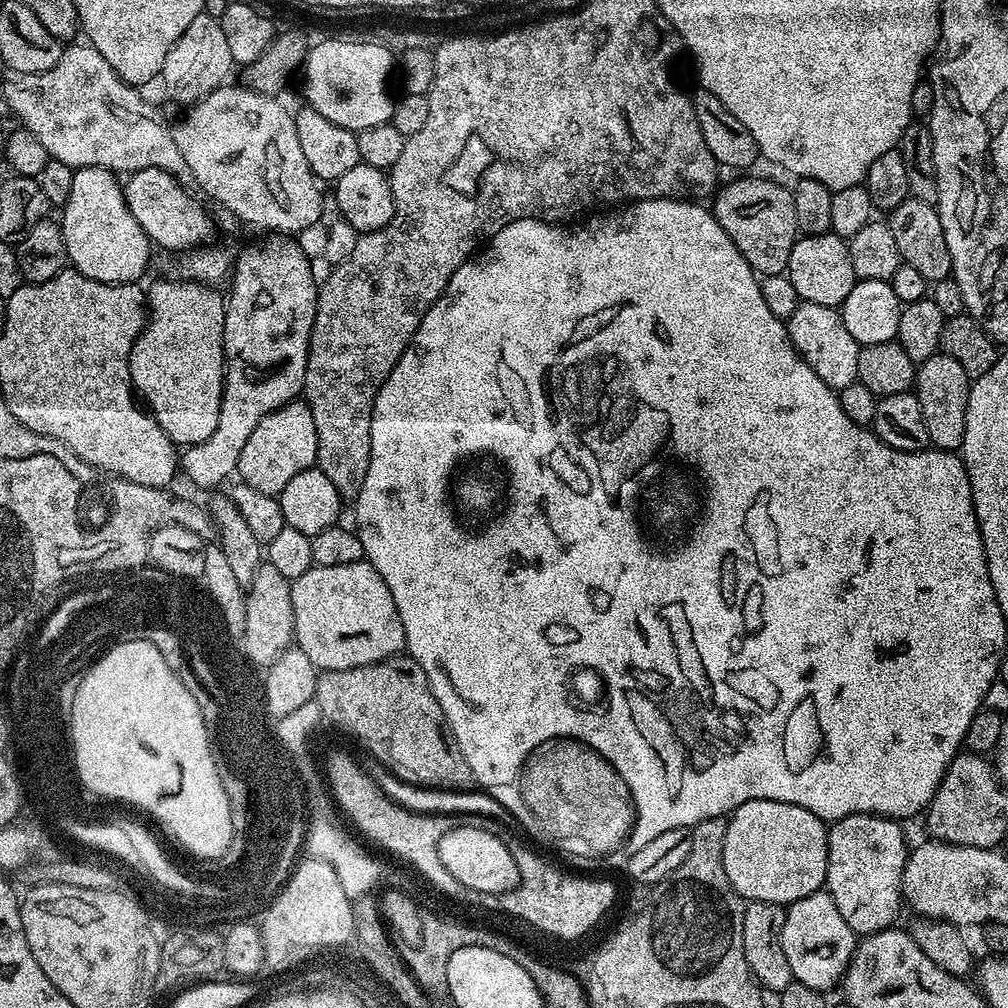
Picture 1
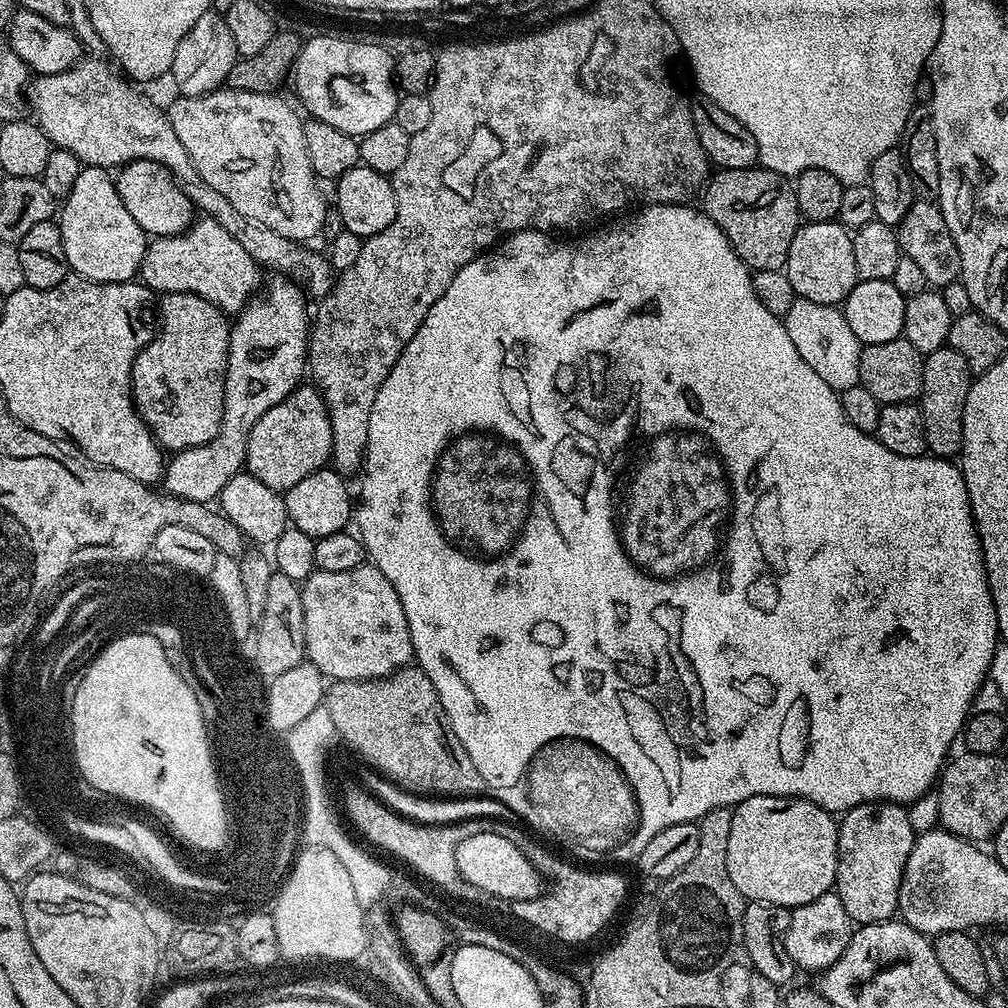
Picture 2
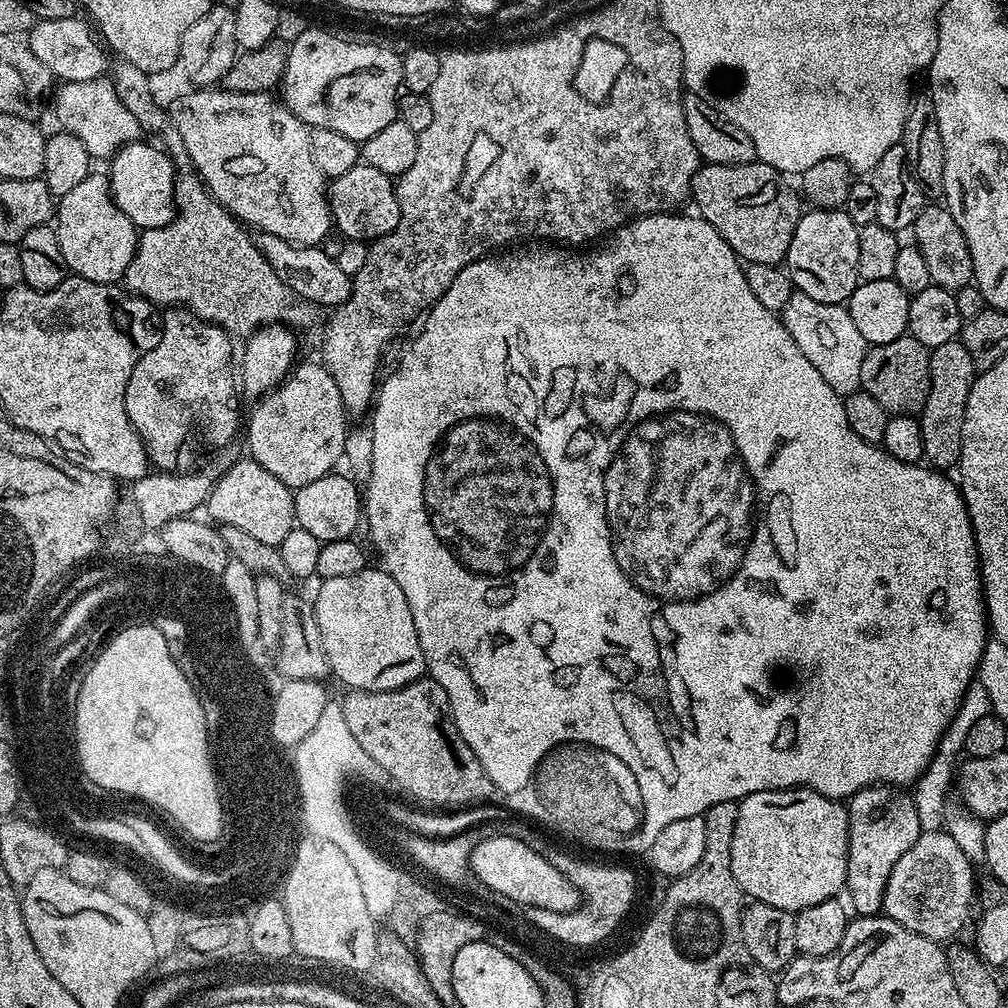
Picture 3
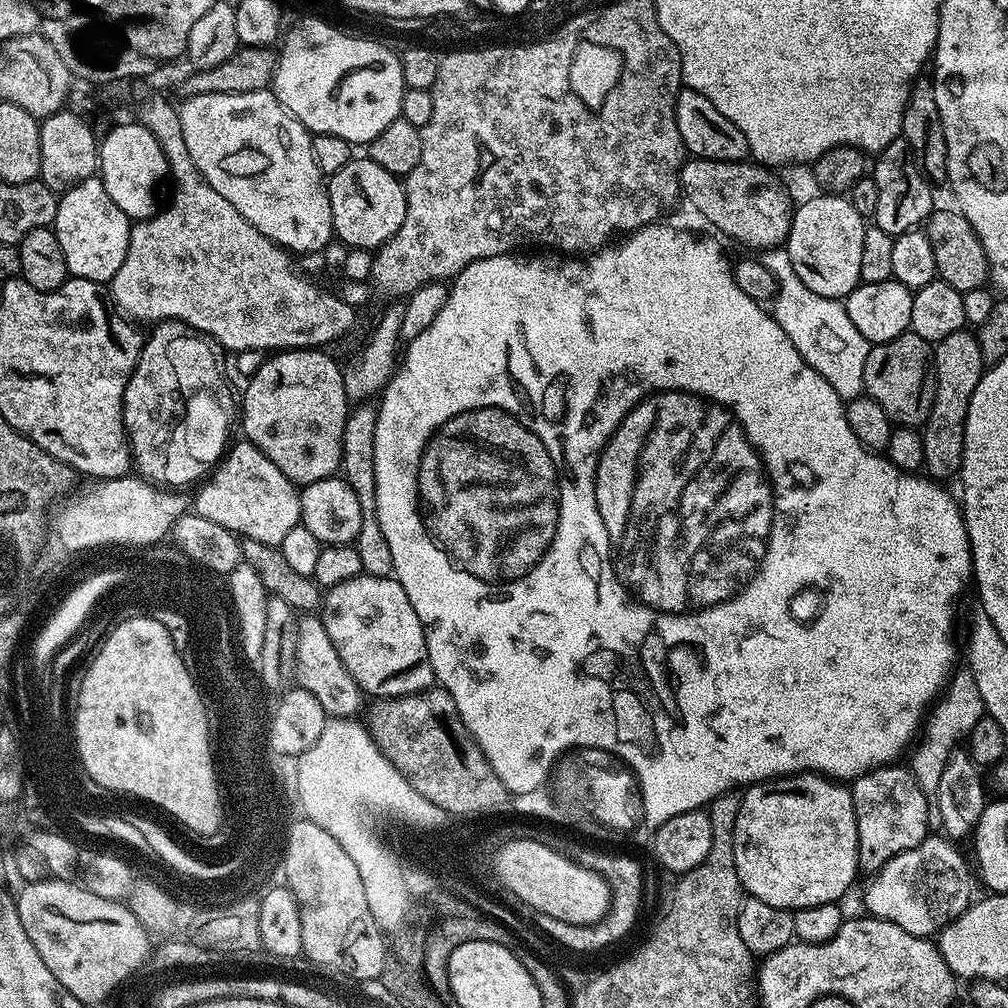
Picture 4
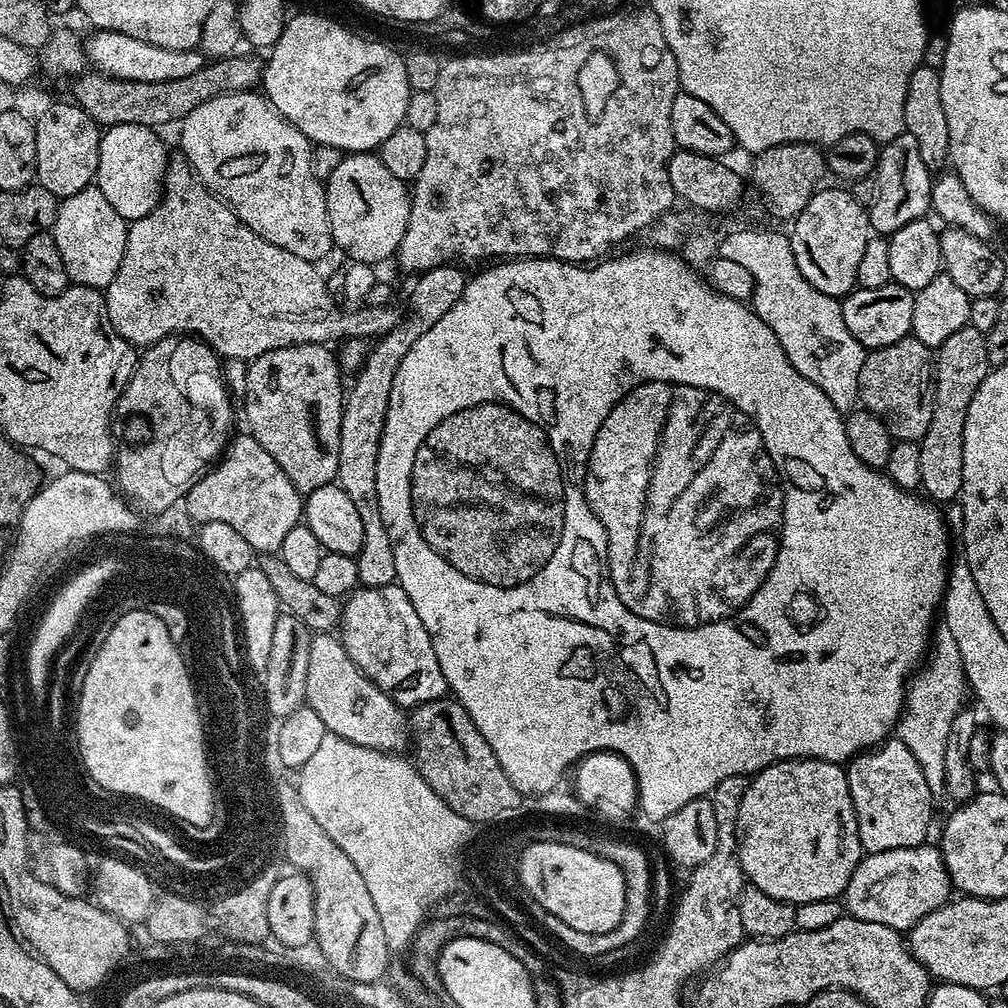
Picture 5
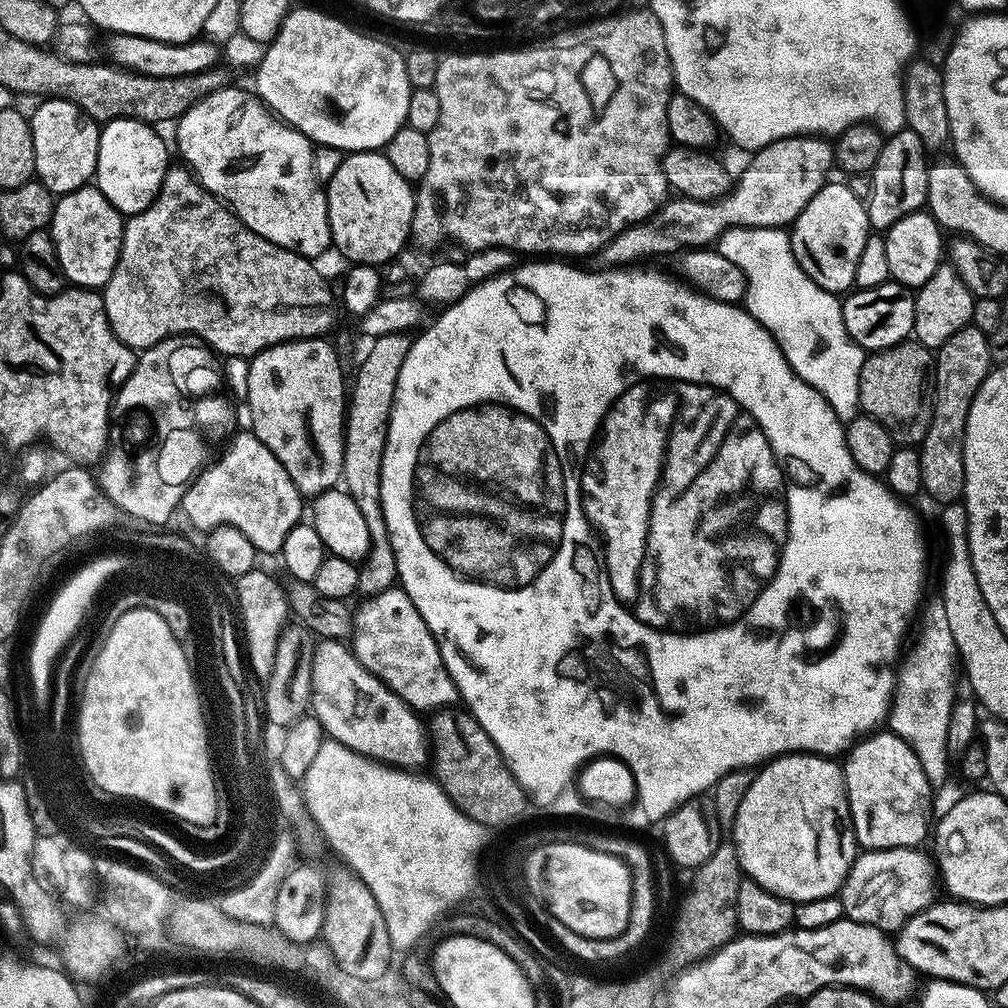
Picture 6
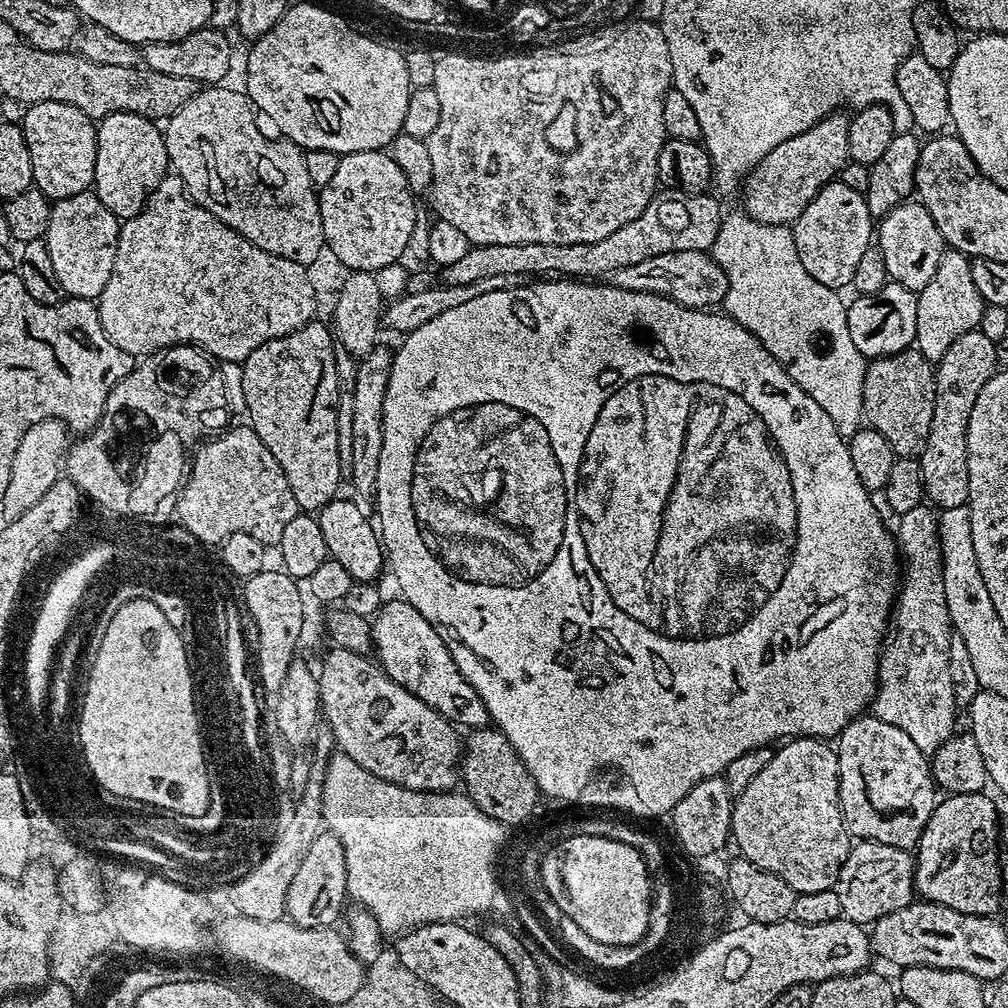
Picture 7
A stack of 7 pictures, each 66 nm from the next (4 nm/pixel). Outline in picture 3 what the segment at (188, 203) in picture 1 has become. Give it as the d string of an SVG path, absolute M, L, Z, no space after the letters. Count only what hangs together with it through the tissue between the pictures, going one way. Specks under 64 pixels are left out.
M139 139L121 146L111 157L112 169L106 172L118 210L122 210L122 214L126 214L126 218L130 218L130 222L140 230L166 226L176 217L176 168L163 147L144 143Z

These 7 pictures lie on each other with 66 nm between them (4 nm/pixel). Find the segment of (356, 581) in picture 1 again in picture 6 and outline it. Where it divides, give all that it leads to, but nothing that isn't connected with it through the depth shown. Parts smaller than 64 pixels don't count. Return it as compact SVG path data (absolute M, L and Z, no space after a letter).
M393 586L382 594L367 597L363 603L360 612L358 608L355 613L354 637L350 642L358 662L417 713L451 709L455 705L452 703L460 700L460 691L442 662L436 640L426 622L422 622L422 614L418 614L403 588Z

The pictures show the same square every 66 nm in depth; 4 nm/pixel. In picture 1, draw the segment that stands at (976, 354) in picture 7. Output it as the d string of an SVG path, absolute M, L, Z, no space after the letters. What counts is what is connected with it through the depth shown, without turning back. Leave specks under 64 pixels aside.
M937 354L926 358L916 370L914 391L918 402L922 402L922 418L926 418L926 434L930 434L930 445L942 452L963 449L966 434L966 406L972 385L966 370L954 358Z

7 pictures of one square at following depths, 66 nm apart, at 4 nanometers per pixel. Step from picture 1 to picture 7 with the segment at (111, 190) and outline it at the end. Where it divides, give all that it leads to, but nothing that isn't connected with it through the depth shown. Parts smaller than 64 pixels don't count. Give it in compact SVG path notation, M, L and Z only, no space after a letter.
M92 190L62 198L52 204L46 239L50 250L50 263L54 265L54 274L58 274L58 282L62 282L65 294L77 300L95 301L102 294L102 290L106 290L106 282L110 282L110 270L114 270L114 254L120 237L120 226L121 221L117 220L110 210L106 210L106 206L102 206Z

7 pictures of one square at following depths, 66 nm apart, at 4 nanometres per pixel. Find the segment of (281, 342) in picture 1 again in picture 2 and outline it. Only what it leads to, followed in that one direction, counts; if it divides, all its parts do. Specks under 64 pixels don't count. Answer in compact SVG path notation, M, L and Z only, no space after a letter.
M279 274L271 278L269 284L267 281L263 285L264 297L253 299L231 325L224 410L218 434L209 444L177 452L167 461L162 485L169 496L203 504L215 501L226 482L245 467L250 430L258 426L258 418L301 387L300 379L306 376L308 362L310 304L308 308L304 289L293 280Z

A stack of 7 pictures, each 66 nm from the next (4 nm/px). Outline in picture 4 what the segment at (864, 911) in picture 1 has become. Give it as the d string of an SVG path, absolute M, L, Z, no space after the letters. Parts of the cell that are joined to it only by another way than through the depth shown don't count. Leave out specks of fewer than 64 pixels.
M893 762L883 768L872 768L850 784L858 826L860 868L868 874L879 872L886 862L890 862L890 858L918 846L930 835L930 797L919 788L912 769L908 766L899 768L898 765Z

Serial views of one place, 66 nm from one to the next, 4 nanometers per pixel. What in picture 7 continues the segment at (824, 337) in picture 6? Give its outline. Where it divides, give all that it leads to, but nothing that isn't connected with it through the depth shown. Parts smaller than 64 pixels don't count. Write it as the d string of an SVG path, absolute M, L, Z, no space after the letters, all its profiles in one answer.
M743 211L736 212L733 216L725 215L720 222L718 238L714 238L712 243L710 255L718 262L718 266L722 266L728 279L723 311L760 339L762 346L770 350L770 354L784 367L786 374L790 374L790 378L794 378L794 382L802 386L804 393L814 398L814 402L818 402L818 406L822 406L826 414L830 414L830 422L834 422L837 432L857 432L864 420L862 382L866 357L850 339L848 309L845 301L840 301L841 293L810 278L810 274L806 274L806 266L800 264L791 227L763 224L750 219Z

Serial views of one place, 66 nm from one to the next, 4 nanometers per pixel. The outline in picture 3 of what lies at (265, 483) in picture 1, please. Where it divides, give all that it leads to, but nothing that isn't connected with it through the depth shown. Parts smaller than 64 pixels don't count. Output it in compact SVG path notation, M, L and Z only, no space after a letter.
M297 363L277 388L253 403L248 416L247 455L293 490L329 475L348 440L348 418L338 386L323 363L315 363Z

